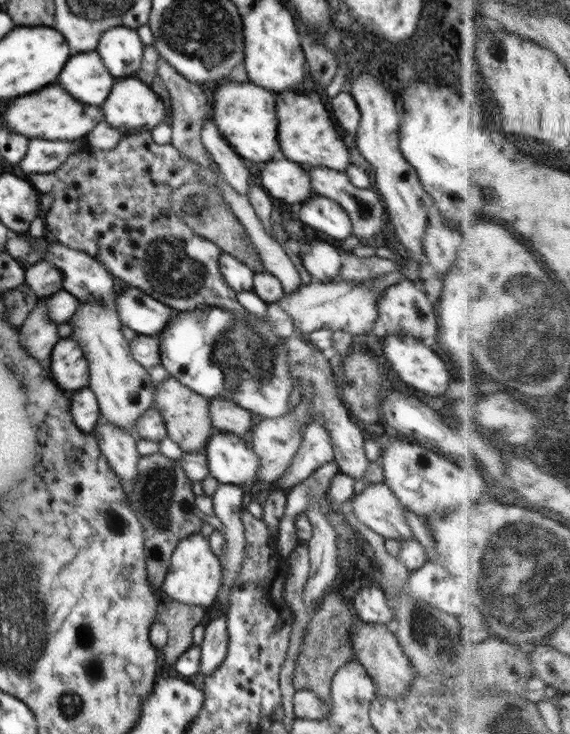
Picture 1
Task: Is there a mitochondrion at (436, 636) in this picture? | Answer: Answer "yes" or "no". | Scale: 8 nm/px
yes

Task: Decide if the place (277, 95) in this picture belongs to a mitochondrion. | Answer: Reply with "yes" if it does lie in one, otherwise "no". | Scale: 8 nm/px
no

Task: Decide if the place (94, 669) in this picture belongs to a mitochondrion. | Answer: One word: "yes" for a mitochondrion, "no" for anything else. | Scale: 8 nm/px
yes

